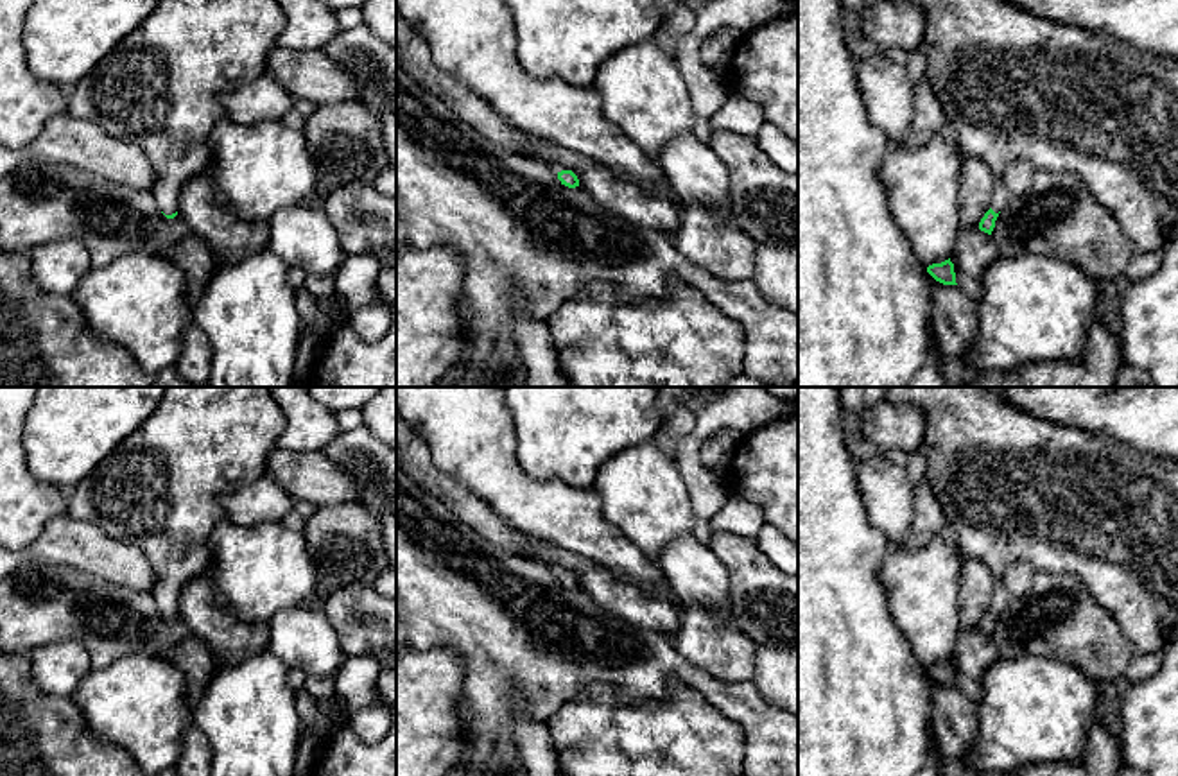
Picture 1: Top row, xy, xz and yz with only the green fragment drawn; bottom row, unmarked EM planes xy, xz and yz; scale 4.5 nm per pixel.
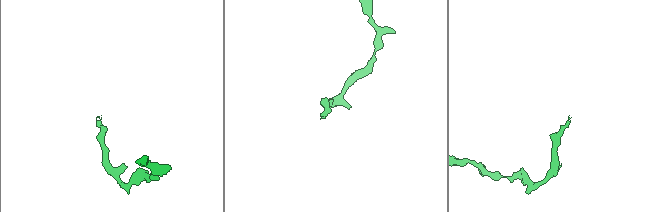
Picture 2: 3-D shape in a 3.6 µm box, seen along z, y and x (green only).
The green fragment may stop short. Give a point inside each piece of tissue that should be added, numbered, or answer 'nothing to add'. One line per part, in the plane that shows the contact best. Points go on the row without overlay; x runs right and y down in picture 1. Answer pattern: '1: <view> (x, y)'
1: xy (158, 490)

